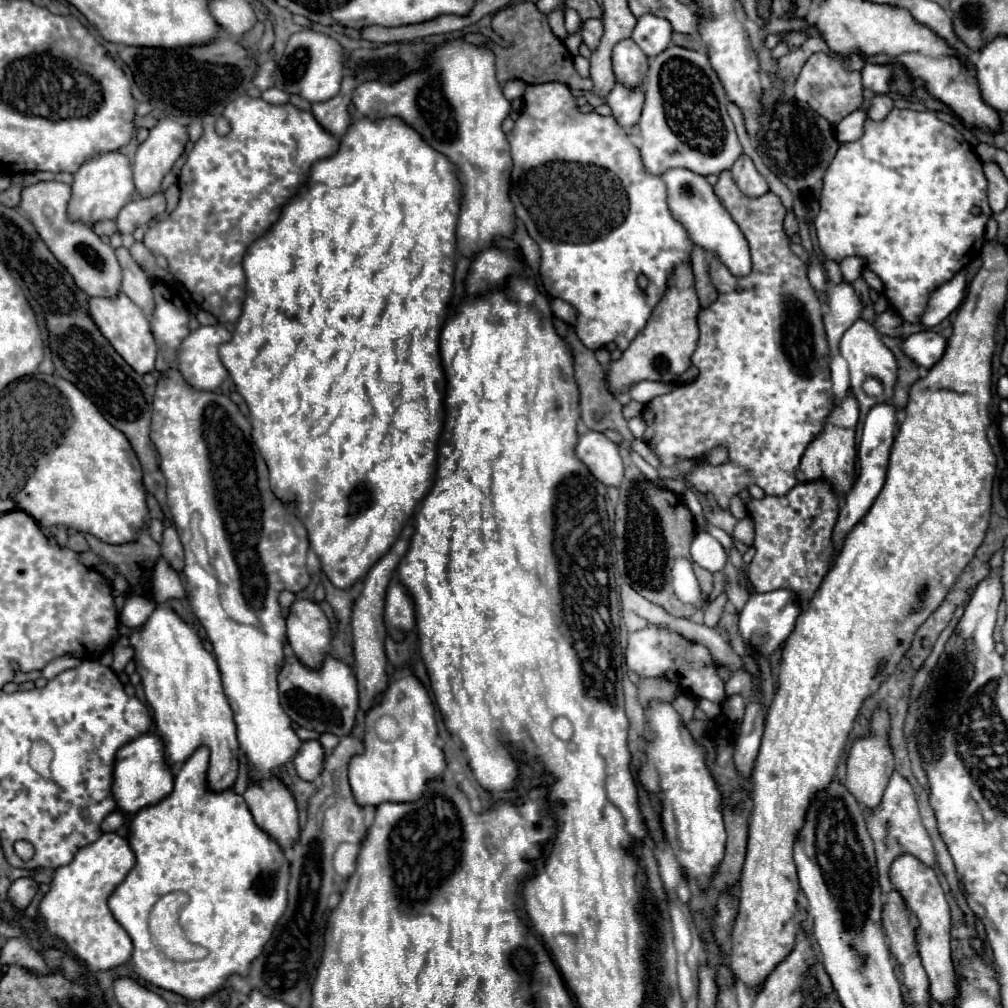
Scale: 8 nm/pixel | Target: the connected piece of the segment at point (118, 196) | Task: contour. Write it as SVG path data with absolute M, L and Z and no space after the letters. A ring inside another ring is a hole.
M104 152L86 160L80 170L74 174L72 182L72 200L68 206L68 216L80 222L92 224L98 220L114 220L124 204L134 194L136 186L132 180L132 164L128 156L120 152Z

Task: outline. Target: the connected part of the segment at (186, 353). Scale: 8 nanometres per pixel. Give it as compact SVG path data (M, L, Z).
M220 324L200 326L184 338L180 344L180 372L192 388L216 390L222 384L228 370L220 362L218 346L230 338L230 332Z

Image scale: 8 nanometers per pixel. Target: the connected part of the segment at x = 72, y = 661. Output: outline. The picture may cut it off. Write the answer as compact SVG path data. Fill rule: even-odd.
M62 656L62 658L56 658L56 660L52 660L44 670L42 670L42 676L46 678L46 680L50 680L50 678L54 678L54 676L58 676L60 672L64 672L64 670L68 670L68 668L72 668L72 666L78 666L82 660L78 660L78 658L72 658L72 656Z

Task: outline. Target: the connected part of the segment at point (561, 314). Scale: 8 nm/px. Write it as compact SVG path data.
M550 297L550 304L552 304L552 312L557 318L570 325L576 323L576 312L570 304L554 297Z

